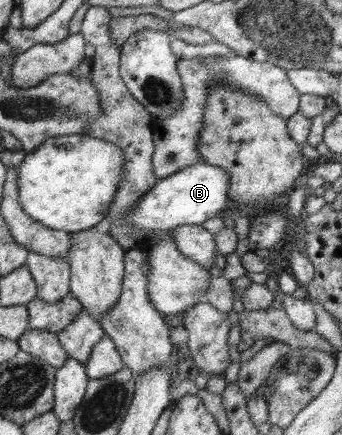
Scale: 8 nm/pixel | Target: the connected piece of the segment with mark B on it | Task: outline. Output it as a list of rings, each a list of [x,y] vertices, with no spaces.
[[[196,163],[159,182],[135,204],[127,216],[127,224],[143,230],[168,230],[180,225],[202,225],[228,209],[229,174],[219,166]]]

